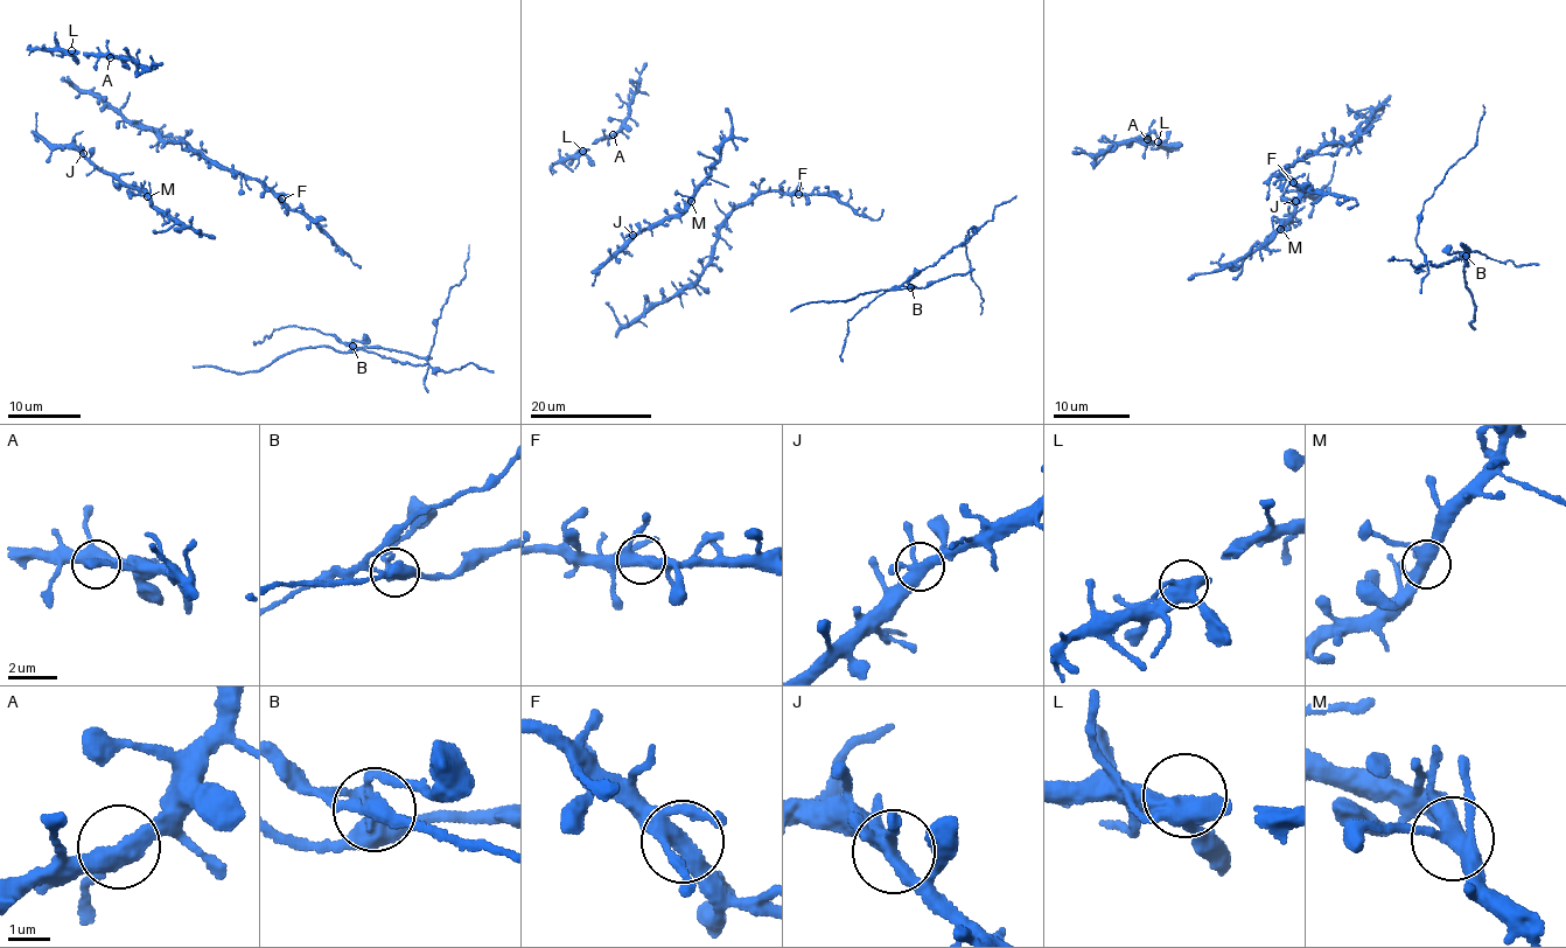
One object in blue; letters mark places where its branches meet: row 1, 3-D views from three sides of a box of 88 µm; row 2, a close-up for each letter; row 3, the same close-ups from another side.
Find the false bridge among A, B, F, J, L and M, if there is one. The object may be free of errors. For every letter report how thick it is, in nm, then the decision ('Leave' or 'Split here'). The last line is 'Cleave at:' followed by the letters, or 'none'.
A: Thickness 400 nm. Leave
B: Thickness 440 nm. Split here
F: Thickness 360 nm. Leave
J: Thickness 360 nm. Leave
L: Thickness 480 nm. Leave
M: Thickness 360 nm. Leave
Cleave at: B

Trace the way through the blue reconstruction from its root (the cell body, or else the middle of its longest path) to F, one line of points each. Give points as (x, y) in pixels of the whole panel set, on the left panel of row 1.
F: (190, 148), (256, 178), (281, 199)

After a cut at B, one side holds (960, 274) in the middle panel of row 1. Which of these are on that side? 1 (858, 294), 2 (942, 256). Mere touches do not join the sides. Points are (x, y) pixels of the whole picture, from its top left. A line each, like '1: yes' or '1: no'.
1: yes
2: no

